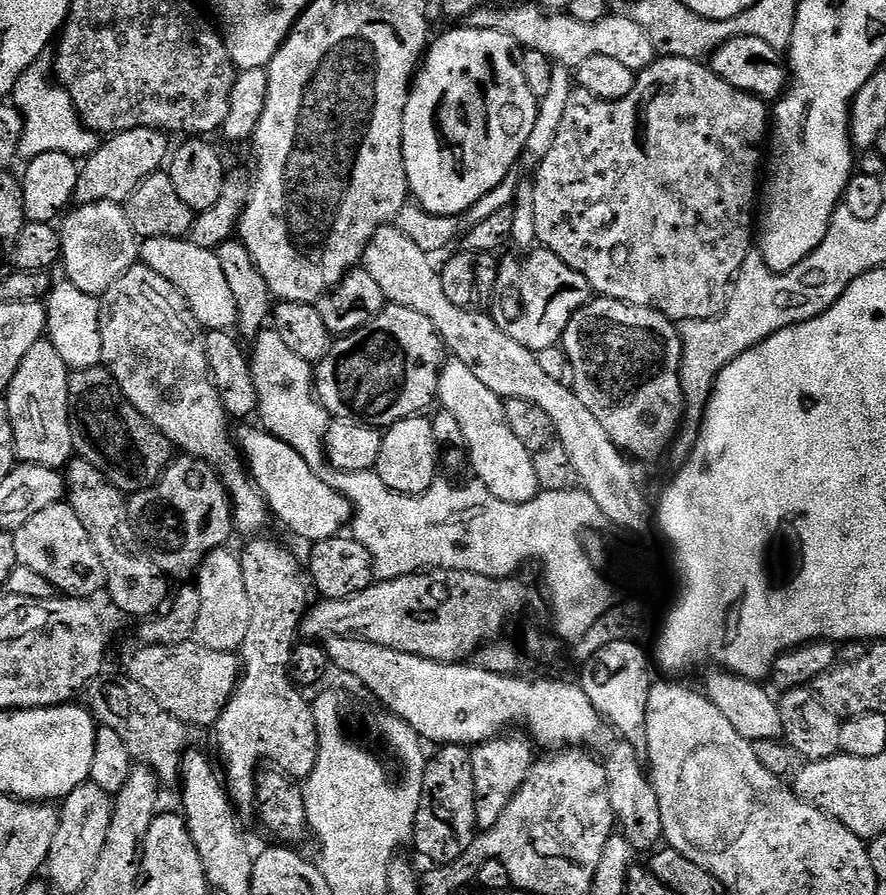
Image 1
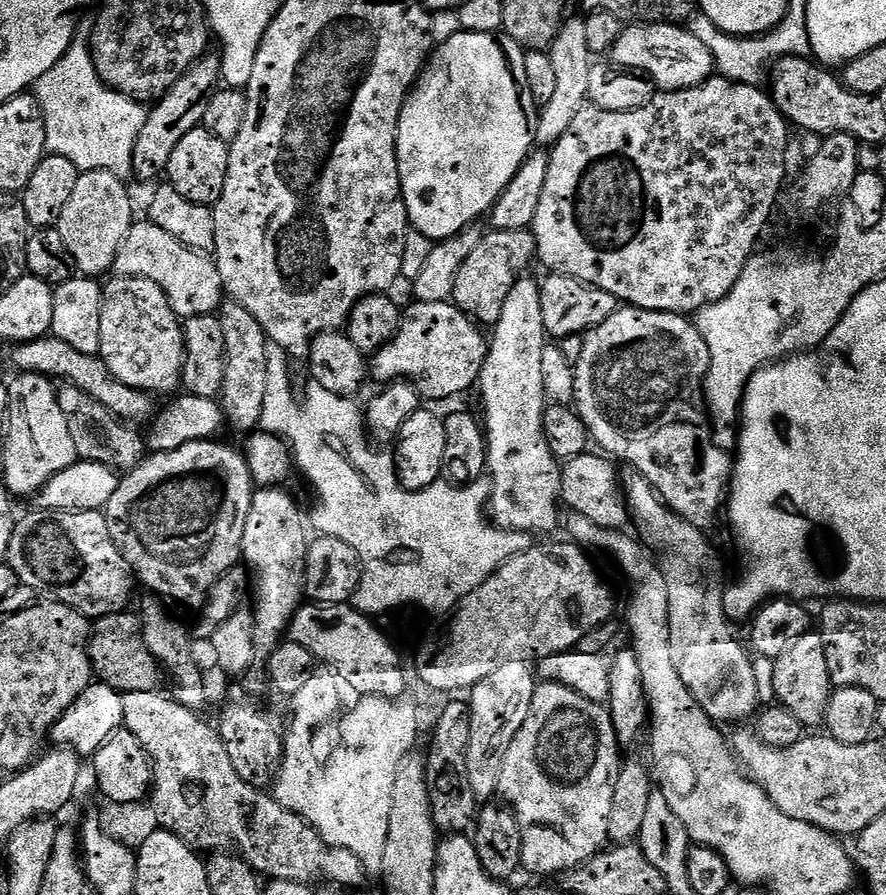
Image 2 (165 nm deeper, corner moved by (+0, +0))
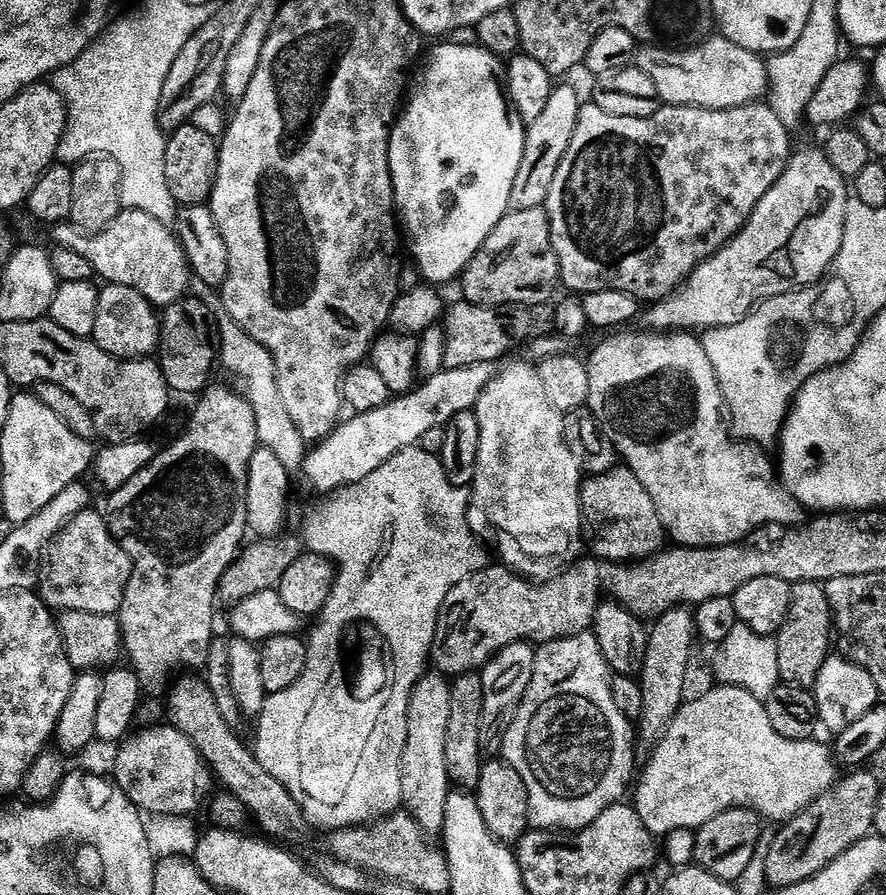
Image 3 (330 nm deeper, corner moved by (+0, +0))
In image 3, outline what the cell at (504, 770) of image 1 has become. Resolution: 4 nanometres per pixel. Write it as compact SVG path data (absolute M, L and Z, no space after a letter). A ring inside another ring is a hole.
M525 642L511 644L501 650L496 657L484 665L479 673L484 687L484 701L482 702L482 726L480 727L480 750L485 757L496 758L501 755L504 746L504 735L508 724L518 710L520 700L530 686L530 678L534 670L536 648Z

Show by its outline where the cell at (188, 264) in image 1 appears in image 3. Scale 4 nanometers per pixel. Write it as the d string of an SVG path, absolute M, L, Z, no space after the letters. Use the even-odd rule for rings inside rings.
M133 208L121 210L110 226L87 238L71 222L55 225L54 232L55 243L61 248L78 250L78 254L90 262L97 277L101 276L108 284L130 286L138 290L138 294L145 296L157 309L169 308L189 295L188 283L193 283L194 277L176 233L150 214L142 214Z

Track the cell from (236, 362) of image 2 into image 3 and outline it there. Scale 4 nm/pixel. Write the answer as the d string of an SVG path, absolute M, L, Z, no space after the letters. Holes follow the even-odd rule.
M213 383L205 388L199 399L195 401L195 403L197 402L196 409L193 410L192 417L188 420L188 429L165 452L157 451L148 465L142 470L138 470L138 474L134 474L134 478L130 478L130 482L126 482L126 486L122 486L107 497L109 499L108 512L106 511L108 529L113 538L122 546L122 550L126 550L126 554L132 560L132 581L126 586L124 601L118 613L122 648L126 653L126 660L128 656L129 661L127 660L127 663L132 671L136 673L136 677L138 677L145 689L160 688L164 683L167 685L169 683L167 674L174 668L184 668L180 670L200 670L205 667L208 660L208 652L214 639L212 619L216 616L218 604L216 591L220 585L222 574L226 574L228 567L239 556L241 547L245 543L244 536L246 537L248 532L246 486L248 485L250 458L254 458L257 448L261 447L261 442L258 438L258 422L254 418L254 406L250 406L250 402L241 393L239 396L232 388L227 388L224 384L215 384Z

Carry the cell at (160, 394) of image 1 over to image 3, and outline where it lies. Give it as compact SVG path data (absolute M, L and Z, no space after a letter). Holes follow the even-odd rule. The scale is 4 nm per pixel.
M108 284L100 288L98 314L94 318L91 339L106 354L117 356L120 360L148 358L157 351L160 343L160 321L157 309L138 290L130 286Z

